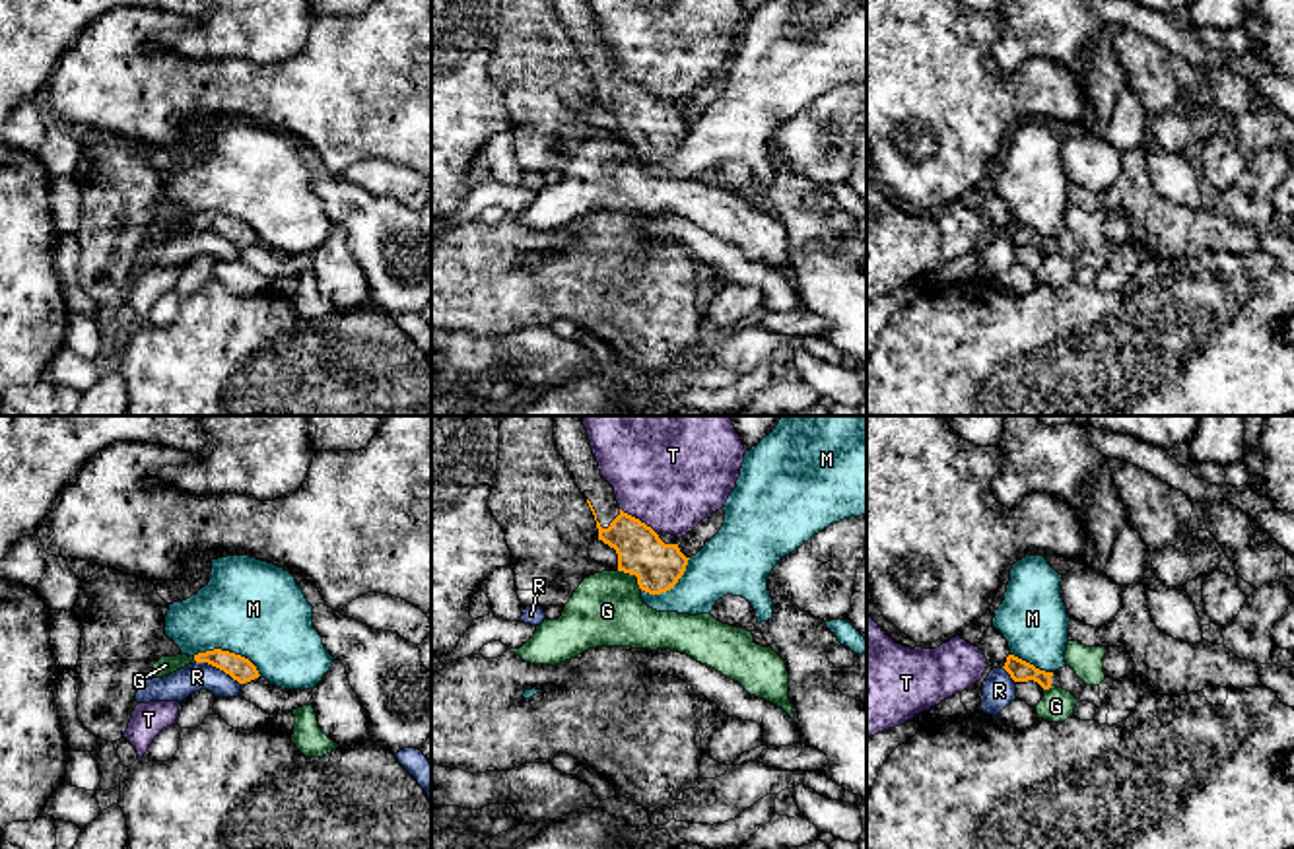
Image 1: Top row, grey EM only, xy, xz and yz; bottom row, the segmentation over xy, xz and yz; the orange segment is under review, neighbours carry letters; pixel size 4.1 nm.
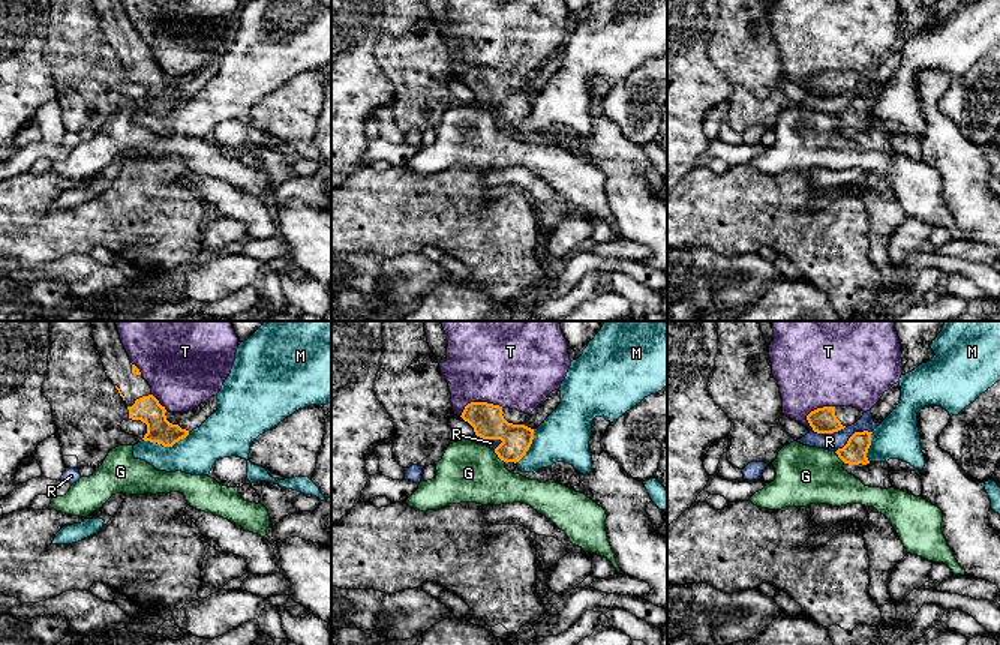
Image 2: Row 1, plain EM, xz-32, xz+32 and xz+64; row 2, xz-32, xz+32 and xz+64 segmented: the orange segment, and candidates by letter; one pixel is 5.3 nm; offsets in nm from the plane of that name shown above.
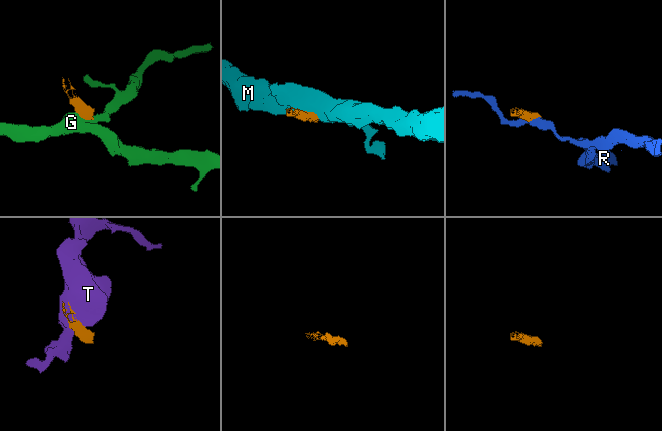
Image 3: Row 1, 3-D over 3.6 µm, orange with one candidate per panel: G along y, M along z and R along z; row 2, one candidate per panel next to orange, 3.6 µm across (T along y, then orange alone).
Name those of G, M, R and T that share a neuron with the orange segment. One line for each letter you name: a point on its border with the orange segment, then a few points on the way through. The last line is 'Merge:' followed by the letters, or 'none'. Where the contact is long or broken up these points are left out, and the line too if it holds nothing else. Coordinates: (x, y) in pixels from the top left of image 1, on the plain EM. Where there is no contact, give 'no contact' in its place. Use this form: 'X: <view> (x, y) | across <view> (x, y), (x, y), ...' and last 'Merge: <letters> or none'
Merge: none

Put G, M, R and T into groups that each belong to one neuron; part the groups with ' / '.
G / M / R / T

